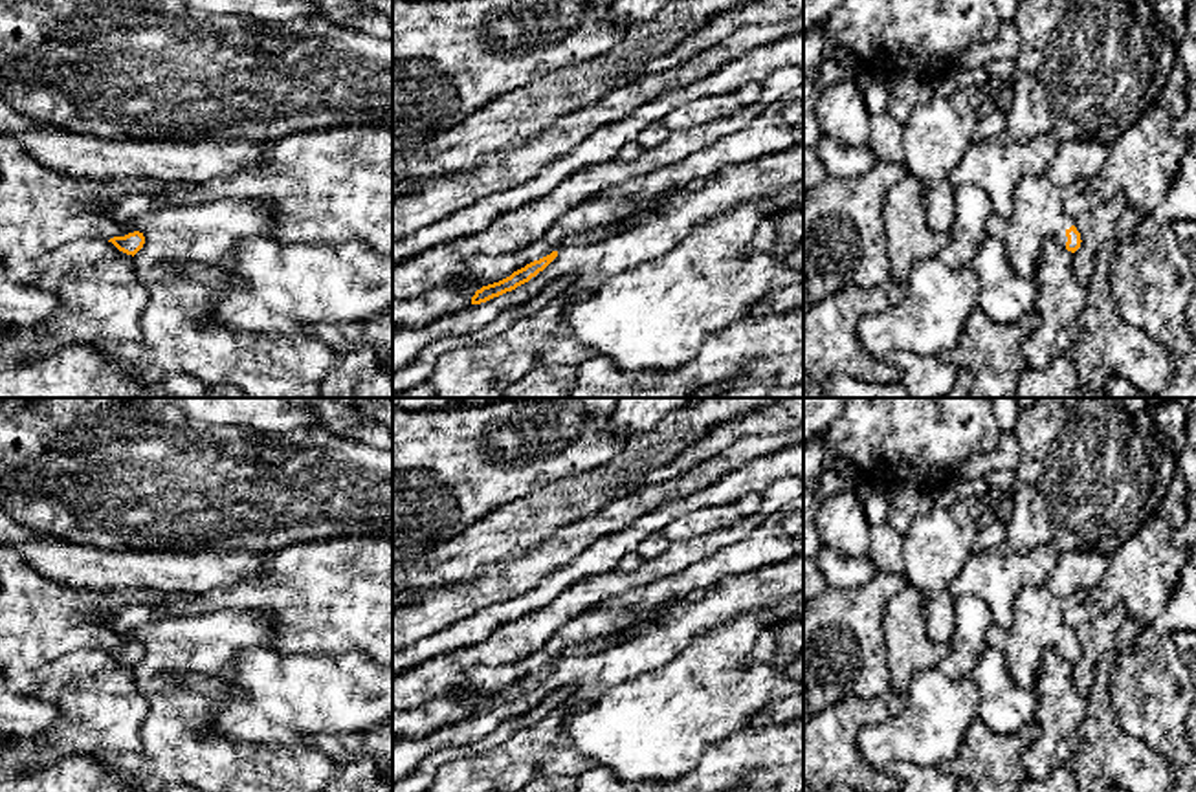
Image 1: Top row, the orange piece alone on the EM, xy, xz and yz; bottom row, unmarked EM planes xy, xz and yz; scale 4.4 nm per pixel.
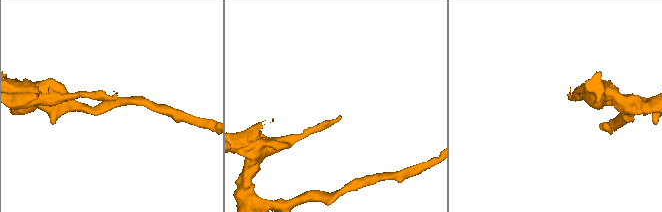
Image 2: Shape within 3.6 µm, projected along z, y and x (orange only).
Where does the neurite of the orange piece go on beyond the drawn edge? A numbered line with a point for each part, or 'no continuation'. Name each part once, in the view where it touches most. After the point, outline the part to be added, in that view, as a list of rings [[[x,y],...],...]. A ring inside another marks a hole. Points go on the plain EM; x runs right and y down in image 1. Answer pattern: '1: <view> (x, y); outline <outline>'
1: yz (1039, 626); outline [[[1046,585],[1027,587],[1018,594],[1014,622],[1007,629],[992,625],[987,631],[987,644],[1005,656],[1016,686],[1033,688],[1046,651],[1066,658],[1066,642],[1075,636],[1064,620],[1068,607],[1066,598]]]

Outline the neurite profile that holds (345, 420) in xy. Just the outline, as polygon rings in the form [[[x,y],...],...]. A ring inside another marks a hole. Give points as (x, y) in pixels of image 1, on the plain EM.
[[[292,398],[295,403],[312,409],[317,416],[317,425],[330,433],[354,438],[374,447],[391,447],[389,431],[360,412],[360,405],[334,402],[332,398]]]

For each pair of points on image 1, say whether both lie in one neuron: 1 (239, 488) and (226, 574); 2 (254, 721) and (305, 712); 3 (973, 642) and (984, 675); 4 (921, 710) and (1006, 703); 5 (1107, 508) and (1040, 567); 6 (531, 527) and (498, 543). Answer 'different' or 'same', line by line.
1: different
2: same
3: different
4: same
5: different
6: same

